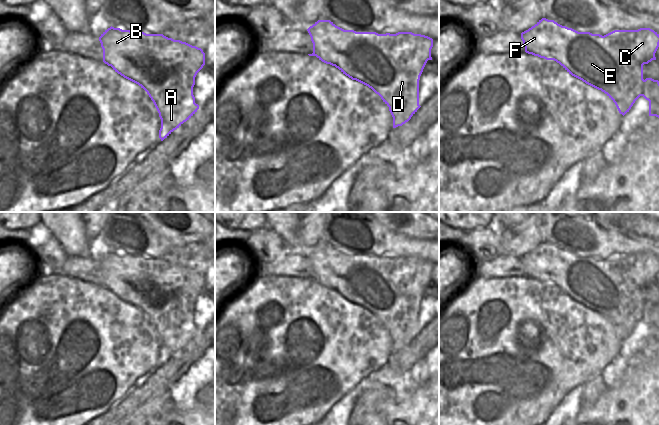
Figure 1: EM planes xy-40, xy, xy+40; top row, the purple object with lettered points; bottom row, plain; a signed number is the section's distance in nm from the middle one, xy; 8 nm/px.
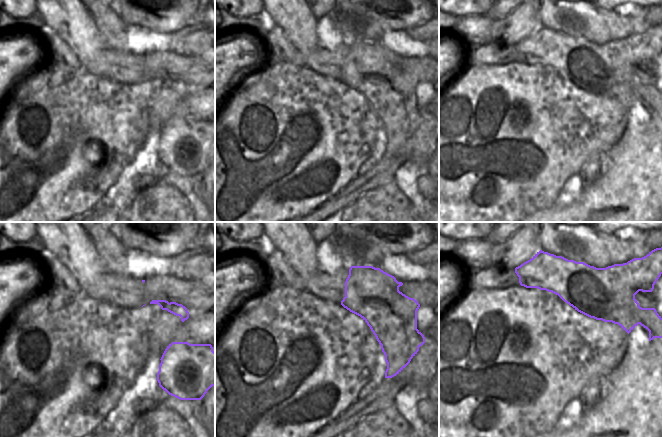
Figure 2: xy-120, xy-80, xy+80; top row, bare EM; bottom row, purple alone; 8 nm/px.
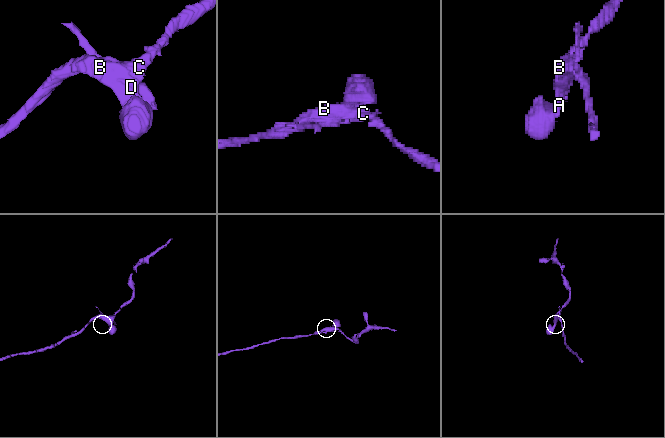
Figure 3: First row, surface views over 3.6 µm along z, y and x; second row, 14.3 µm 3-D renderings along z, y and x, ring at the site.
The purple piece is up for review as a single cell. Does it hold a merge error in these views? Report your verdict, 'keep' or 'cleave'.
cleave

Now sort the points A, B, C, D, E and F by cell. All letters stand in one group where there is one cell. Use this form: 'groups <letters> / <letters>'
groups A B C D F / E

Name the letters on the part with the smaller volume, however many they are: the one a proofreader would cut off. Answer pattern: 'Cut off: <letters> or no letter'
Cut off: E

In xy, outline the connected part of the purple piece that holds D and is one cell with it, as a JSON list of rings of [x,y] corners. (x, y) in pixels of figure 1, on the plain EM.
[[[318,244],[307,255],[313,267],[313,277],[308,279],[316,280],[326,288],[335,290],[338,284],[358,284],[379,279],[384,280],[391,287],[394,294],[391,297],[392,305],[388,310],[378,312],[374,316],[389,331],[393,341],[393,352],[408,346],[421,331],[419,329],[419,304],[427,285],[432,284],[432,262],[412,256],[378,258],[376,256],[344,254],[330,244]]]

